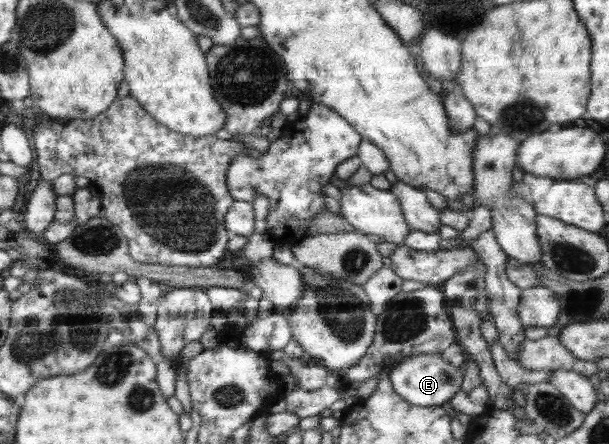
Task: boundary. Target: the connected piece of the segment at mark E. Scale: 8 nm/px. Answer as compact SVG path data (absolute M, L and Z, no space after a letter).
M420 354L404 359L393 367L390 370L388 381L397 395L401 395L405 401L413 405L443 406L461 388L465 373L465 363L460 367L453 367L439 354Z

